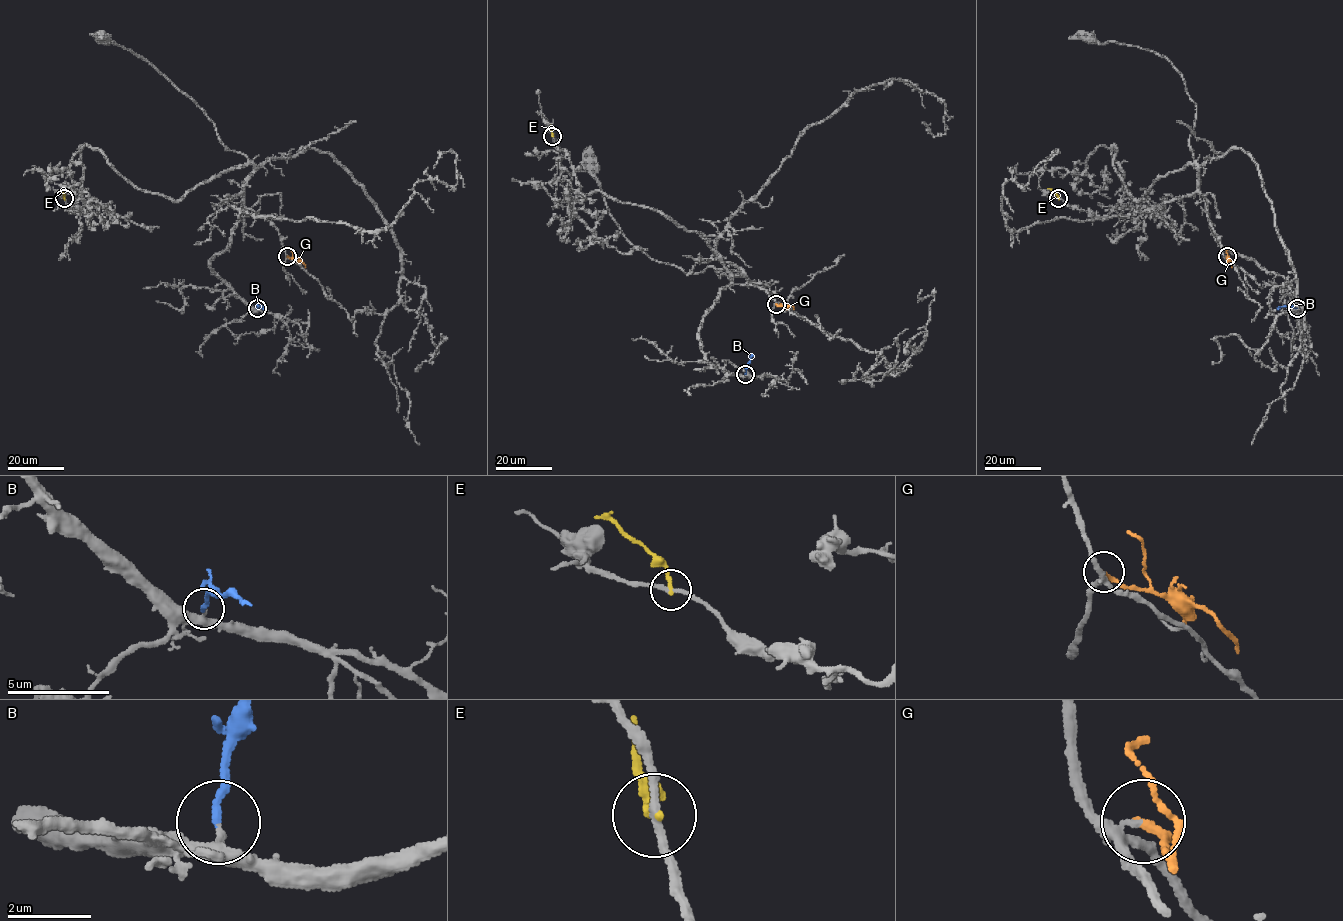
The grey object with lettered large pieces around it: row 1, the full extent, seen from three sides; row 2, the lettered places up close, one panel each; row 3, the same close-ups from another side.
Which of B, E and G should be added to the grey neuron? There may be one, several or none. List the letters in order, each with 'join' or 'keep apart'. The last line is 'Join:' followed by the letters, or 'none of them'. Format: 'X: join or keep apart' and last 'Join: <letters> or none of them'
B: join
E: keep apart
G: keep apart
Join: B

